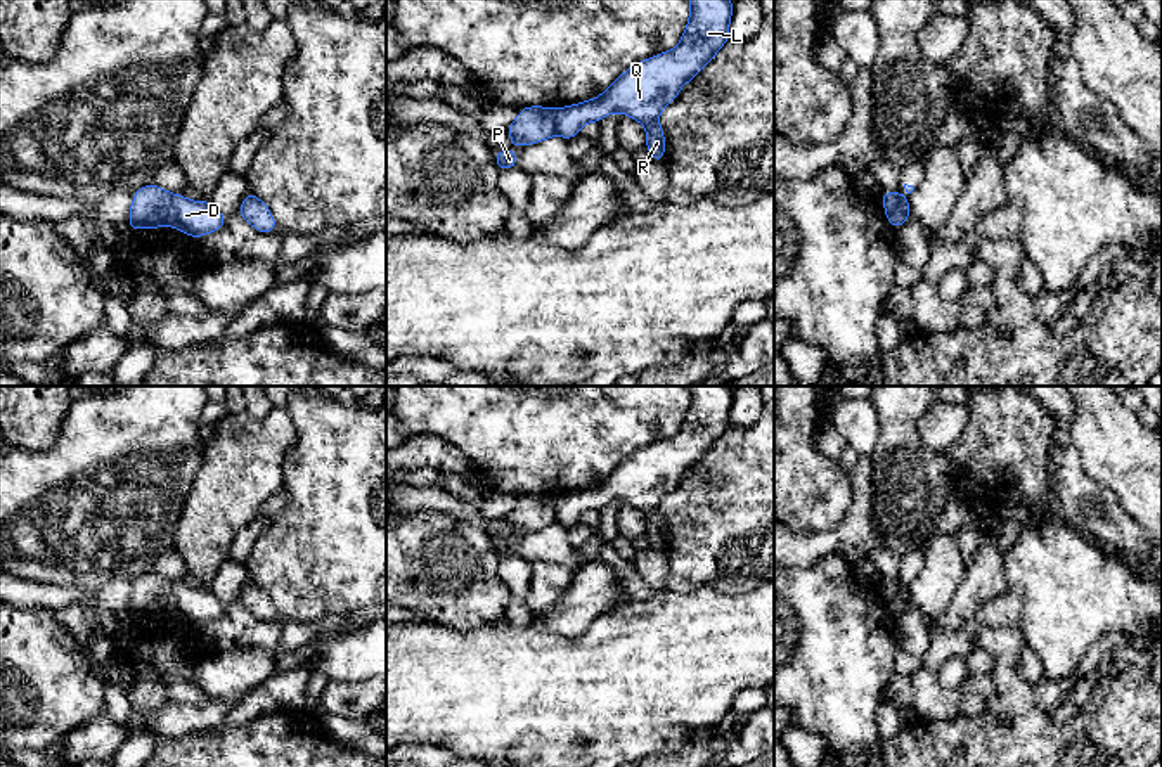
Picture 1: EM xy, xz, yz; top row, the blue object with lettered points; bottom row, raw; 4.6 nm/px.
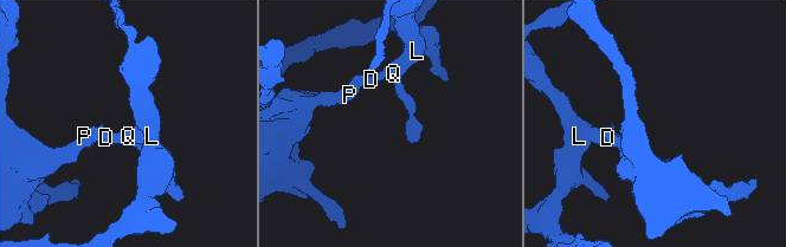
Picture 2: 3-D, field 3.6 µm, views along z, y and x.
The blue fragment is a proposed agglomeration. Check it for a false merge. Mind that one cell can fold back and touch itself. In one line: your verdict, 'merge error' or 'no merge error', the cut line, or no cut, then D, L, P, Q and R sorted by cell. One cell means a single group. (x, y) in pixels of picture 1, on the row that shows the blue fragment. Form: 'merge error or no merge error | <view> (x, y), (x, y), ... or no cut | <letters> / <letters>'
merge error | xy (174, 194), (163, 222) | D L Q R / P

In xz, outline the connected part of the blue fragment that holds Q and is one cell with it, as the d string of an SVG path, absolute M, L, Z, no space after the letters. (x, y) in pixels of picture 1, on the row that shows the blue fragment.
M689 0L681 42L672 50L625 69L601 95L556 109L558 135L571 140L585 123L622 113L646 128L649 159L663 163L665 132L658 123L660 113L729 42L733 10L731 0Z

